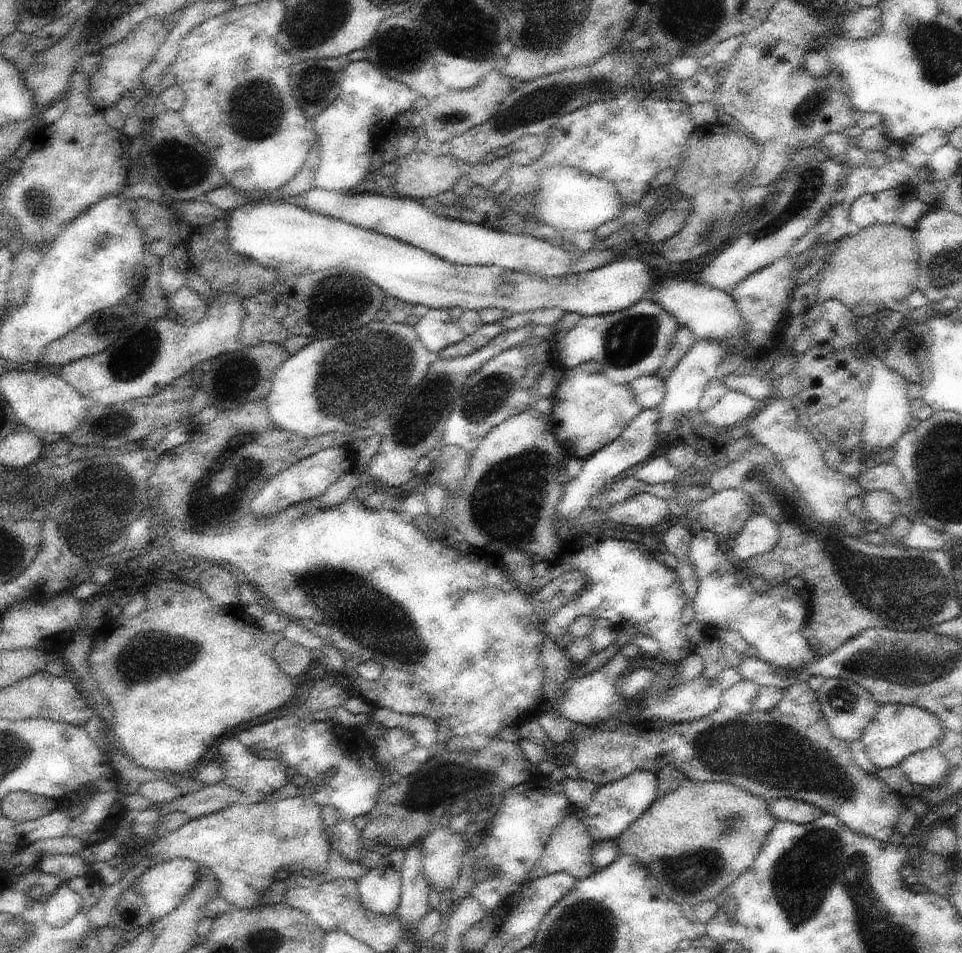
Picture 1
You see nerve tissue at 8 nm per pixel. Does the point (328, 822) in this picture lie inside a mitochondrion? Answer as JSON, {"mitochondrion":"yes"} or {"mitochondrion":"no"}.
{"mitochondrion":"no"}

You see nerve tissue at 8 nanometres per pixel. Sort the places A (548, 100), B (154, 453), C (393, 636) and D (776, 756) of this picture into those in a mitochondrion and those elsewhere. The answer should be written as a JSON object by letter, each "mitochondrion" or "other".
{"A":"mitochondrion","B":"other","C":"mitochondrion","D":"mitochondrion"}

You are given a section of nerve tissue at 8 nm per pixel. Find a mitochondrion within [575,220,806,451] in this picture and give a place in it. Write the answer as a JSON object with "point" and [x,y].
{"point":[627,342]}

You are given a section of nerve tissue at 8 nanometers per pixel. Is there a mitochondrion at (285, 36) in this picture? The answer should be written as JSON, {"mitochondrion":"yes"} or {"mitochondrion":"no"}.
{"mitochondrion":"no"}

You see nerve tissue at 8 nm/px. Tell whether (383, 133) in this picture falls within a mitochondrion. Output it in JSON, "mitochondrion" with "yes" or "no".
{"mitochondrion":"no"}

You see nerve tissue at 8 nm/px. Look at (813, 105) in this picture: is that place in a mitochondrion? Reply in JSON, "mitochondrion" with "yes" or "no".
{"mitochondrion":"yes"}

